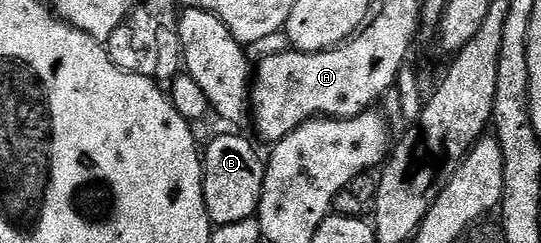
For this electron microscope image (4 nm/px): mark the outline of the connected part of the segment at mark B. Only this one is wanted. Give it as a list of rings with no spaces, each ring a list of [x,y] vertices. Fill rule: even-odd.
[[[218,135],[211,141],[207,147],[204,147],[204,158],[202,159],[202,192],[204,193],[204,205],[206,212],[214,227],[223,227],[224,225],[236,225],[236,221],[244,221],[245,219],[255,218],[258,214],[258,206],[260,205],[260,193],[264,189],[264,173],[266,165],[263,156],[258,156],[258,151],[245,139],[242,135]]]

